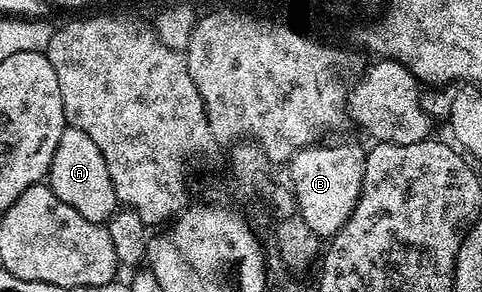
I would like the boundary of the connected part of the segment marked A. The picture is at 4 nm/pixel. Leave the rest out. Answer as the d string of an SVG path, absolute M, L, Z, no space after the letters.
M69 125L64 133L60 133L60 145L56 145L56 153L52 157L48 185L64 205L72 205L80 217L93 223L105 224L120 207L104 153L96 149L96 141L92 141L88 133Z

